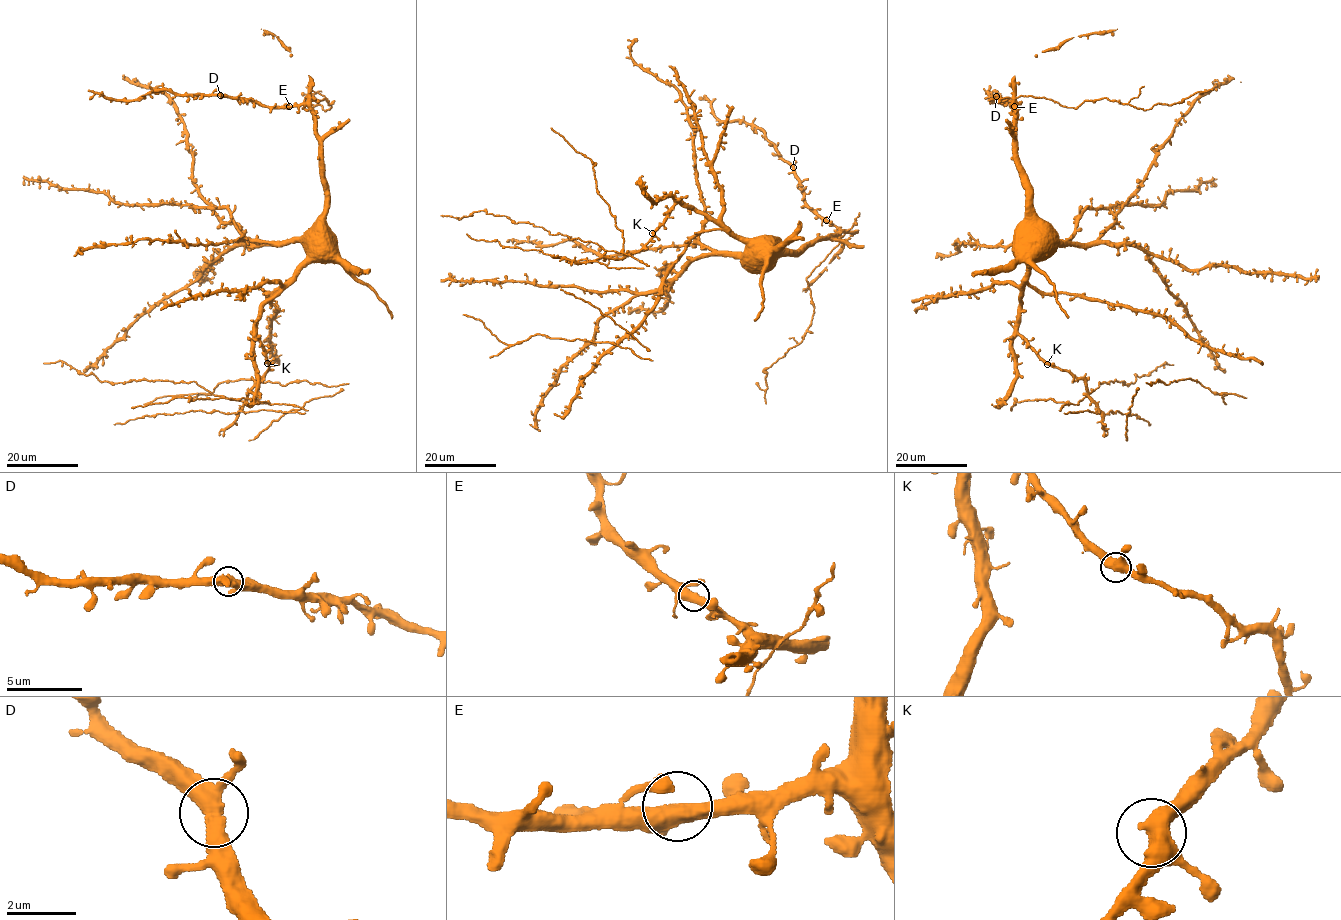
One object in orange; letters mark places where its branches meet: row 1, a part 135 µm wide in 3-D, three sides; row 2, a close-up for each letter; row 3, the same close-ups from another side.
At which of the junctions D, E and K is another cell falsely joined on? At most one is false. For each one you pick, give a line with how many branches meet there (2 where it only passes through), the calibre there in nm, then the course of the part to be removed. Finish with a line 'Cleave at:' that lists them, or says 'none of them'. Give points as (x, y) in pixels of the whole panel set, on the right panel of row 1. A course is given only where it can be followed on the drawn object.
Cleave at: none of them

